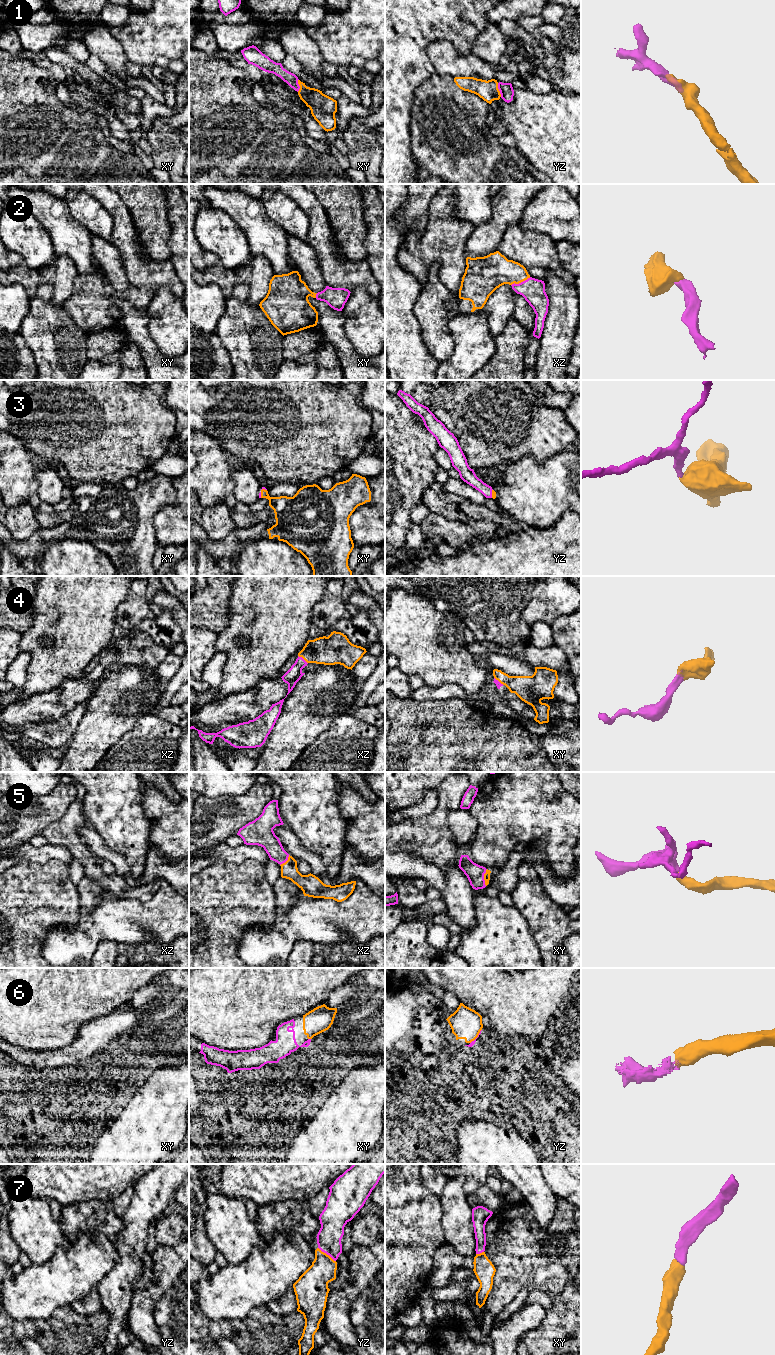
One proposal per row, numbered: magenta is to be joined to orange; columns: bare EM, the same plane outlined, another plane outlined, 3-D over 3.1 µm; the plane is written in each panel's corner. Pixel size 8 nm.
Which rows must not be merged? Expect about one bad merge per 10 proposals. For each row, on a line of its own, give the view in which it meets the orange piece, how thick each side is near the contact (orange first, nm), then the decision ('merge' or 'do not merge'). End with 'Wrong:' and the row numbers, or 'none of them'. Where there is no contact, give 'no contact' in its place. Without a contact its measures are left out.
1: yz | 160/110 nm | merge
2: xz | 280/190 nm | merge
3: yz | 30/120 nm | merge
4: xz | 240/120 nm | merge
5: xy | 50/140 nm | merge
6: yz | 240/40 nm | merge
7: yz | 220/190 nm | merge
Wrong: none of them

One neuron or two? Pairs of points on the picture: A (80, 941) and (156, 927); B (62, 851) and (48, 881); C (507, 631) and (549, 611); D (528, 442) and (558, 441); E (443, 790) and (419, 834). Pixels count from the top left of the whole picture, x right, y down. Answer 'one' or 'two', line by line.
A: one
B: two
C: two
D: one
E: one

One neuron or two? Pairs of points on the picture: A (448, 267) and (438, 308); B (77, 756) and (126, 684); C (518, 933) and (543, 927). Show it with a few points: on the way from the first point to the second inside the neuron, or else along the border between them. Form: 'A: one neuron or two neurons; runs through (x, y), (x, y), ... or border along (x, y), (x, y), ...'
A: two neurons; border along (439, 261), (440, 280), (450, 290), (458, 293)
B: one neuron; runs through (94, 736), (105, 722), (109, 704), (114, 697)
C: two neurons; border along (518, 910), (525, 919), (539, 952)

